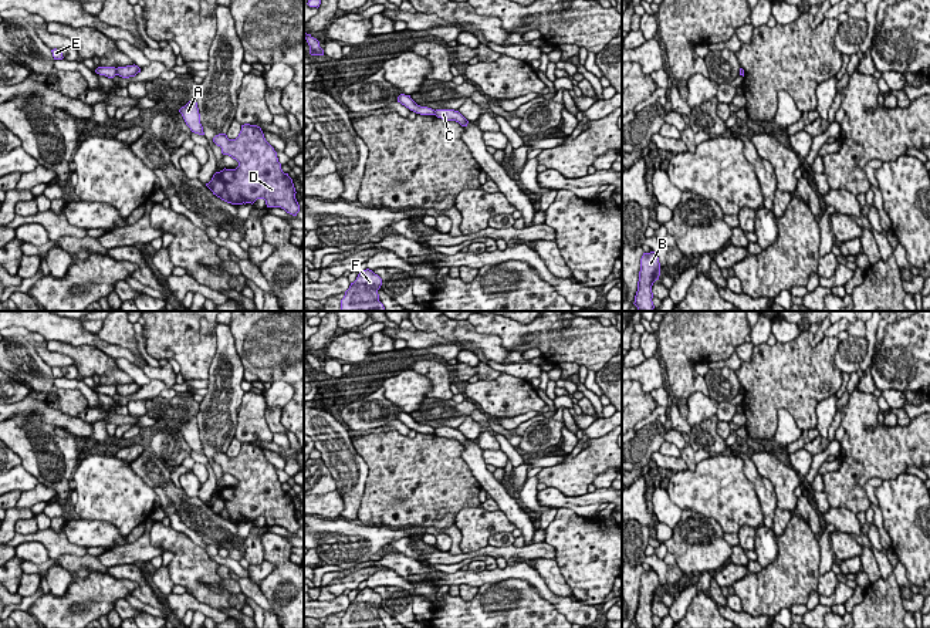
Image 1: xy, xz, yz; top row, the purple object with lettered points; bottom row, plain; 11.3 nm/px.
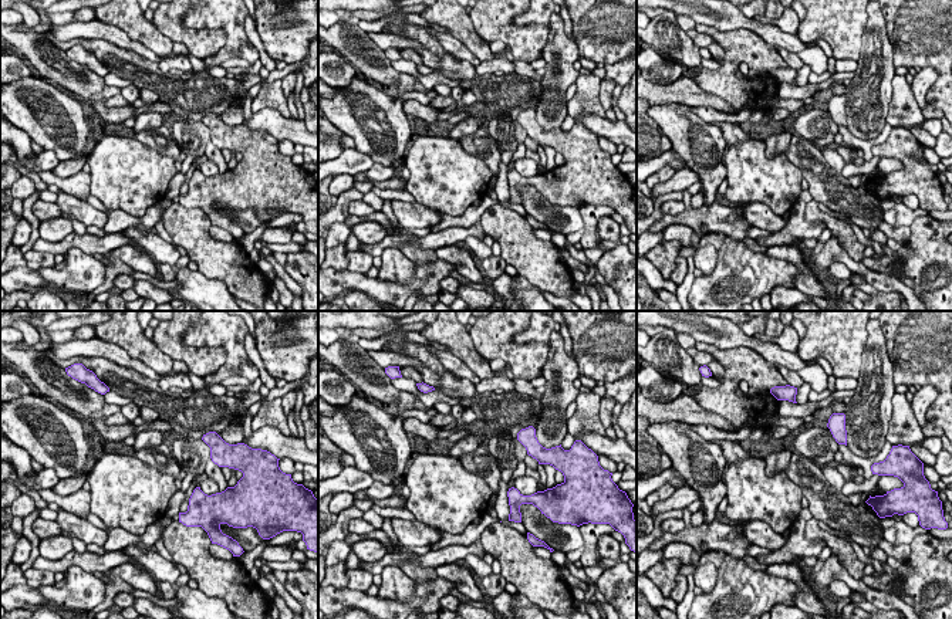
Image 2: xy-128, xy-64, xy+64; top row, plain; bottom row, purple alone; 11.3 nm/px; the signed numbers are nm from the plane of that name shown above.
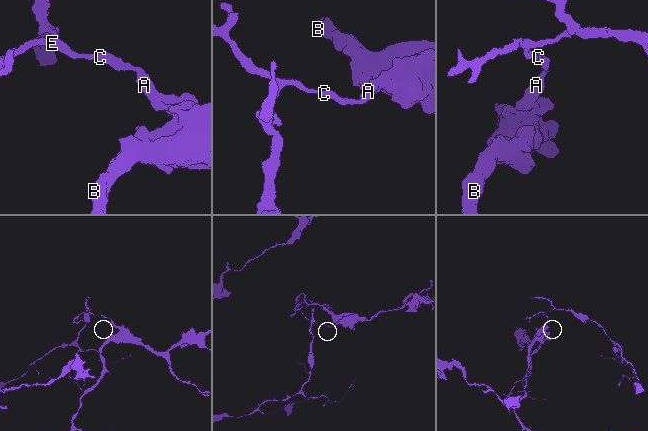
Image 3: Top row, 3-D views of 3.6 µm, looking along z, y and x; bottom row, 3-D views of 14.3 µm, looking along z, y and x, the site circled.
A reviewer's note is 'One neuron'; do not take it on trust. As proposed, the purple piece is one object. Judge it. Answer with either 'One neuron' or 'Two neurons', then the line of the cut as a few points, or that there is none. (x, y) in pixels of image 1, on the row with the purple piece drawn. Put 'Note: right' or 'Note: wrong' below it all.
Two neurons. Split along xy (115, 68), (117, 74)
Note: wrong

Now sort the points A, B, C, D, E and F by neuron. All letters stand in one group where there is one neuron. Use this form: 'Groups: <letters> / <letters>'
Groups: A B C D / E F

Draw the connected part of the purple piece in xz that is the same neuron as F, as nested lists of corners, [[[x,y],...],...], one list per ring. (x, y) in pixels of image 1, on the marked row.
[[[369,269],[363,270],[345,291],[341,311],[385,311],[378,294],[381,286],[382,278],[378,274]]]

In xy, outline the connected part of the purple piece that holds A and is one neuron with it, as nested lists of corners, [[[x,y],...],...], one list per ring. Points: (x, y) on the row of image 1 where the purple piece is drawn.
[[[196,99],[189,101],[179,112],[192,132],[204,135]]]

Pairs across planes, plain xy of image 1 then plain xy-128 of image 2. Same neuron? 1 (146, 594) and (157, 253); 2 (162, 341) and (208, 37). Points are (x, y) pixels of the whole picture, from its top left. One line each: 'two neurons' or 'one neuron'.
1: two neurons
2: one neuron

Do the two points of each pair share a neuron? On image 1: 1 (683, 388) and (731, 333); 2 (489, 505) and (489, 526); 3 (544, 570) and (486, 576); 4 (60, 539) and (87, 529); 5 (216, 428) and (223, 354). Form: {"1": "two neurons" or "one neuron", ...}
{"1": "one neuron", "2": "two neurons", "3": "two neurons", "4": "two neurons", "5": "one neuron"}

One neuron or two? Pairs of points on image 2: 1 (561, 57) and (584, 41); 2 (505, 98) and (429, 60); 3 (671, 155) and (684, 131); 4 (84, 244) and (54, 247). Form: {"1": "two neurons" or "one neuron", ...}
{"1": "two neurons", "2": "one neuron", "3": "two neurons", "4": "one neuron"}

